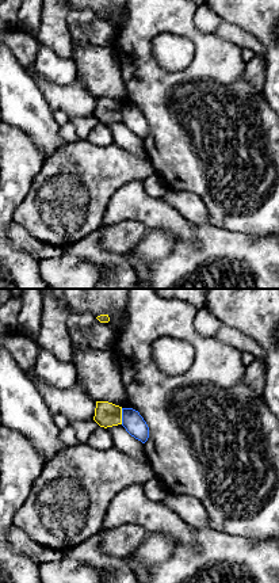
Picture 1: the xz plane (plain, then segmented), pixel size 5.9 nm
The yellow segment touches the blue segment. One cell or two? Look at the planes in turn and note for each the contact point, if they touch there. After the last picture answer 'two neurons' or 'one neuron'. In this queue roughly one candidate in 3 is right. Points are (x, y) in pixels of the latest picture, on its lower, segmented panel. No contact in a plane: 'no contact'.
meets yellow at (121, 416)

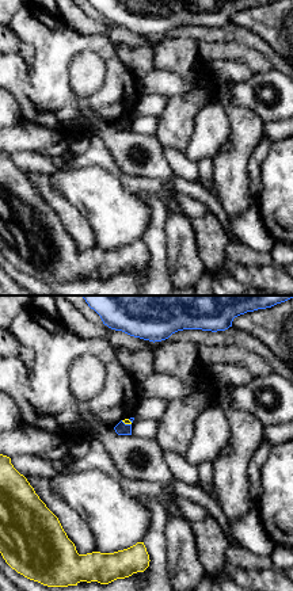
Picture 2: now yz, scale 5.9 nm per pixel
meets yellow at (126, 423)

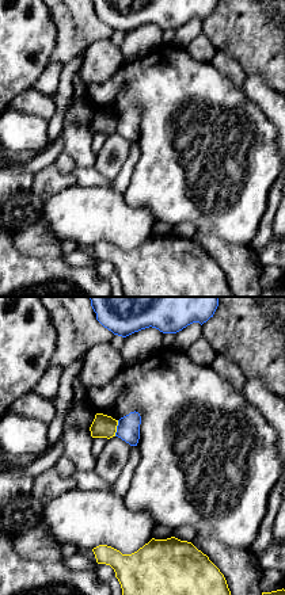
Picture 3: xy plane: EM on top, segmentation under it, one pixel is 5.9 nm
meets yellow at (116, 428)

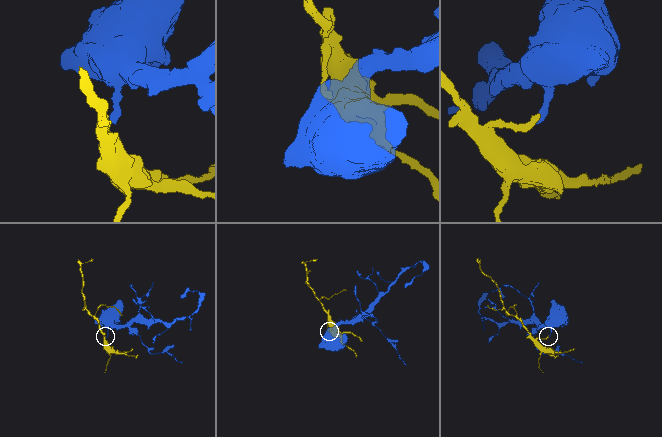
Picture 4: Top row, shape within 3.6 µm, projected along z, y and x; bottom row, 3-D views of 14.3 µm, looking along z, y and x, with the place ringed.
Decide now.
two neurons

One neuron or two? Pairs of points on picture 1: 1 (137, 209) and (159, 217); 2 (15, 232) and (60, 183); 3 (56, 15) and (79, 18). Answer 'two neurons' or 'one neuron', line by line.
1: one neuron
2: two neurons
3: two neurons

